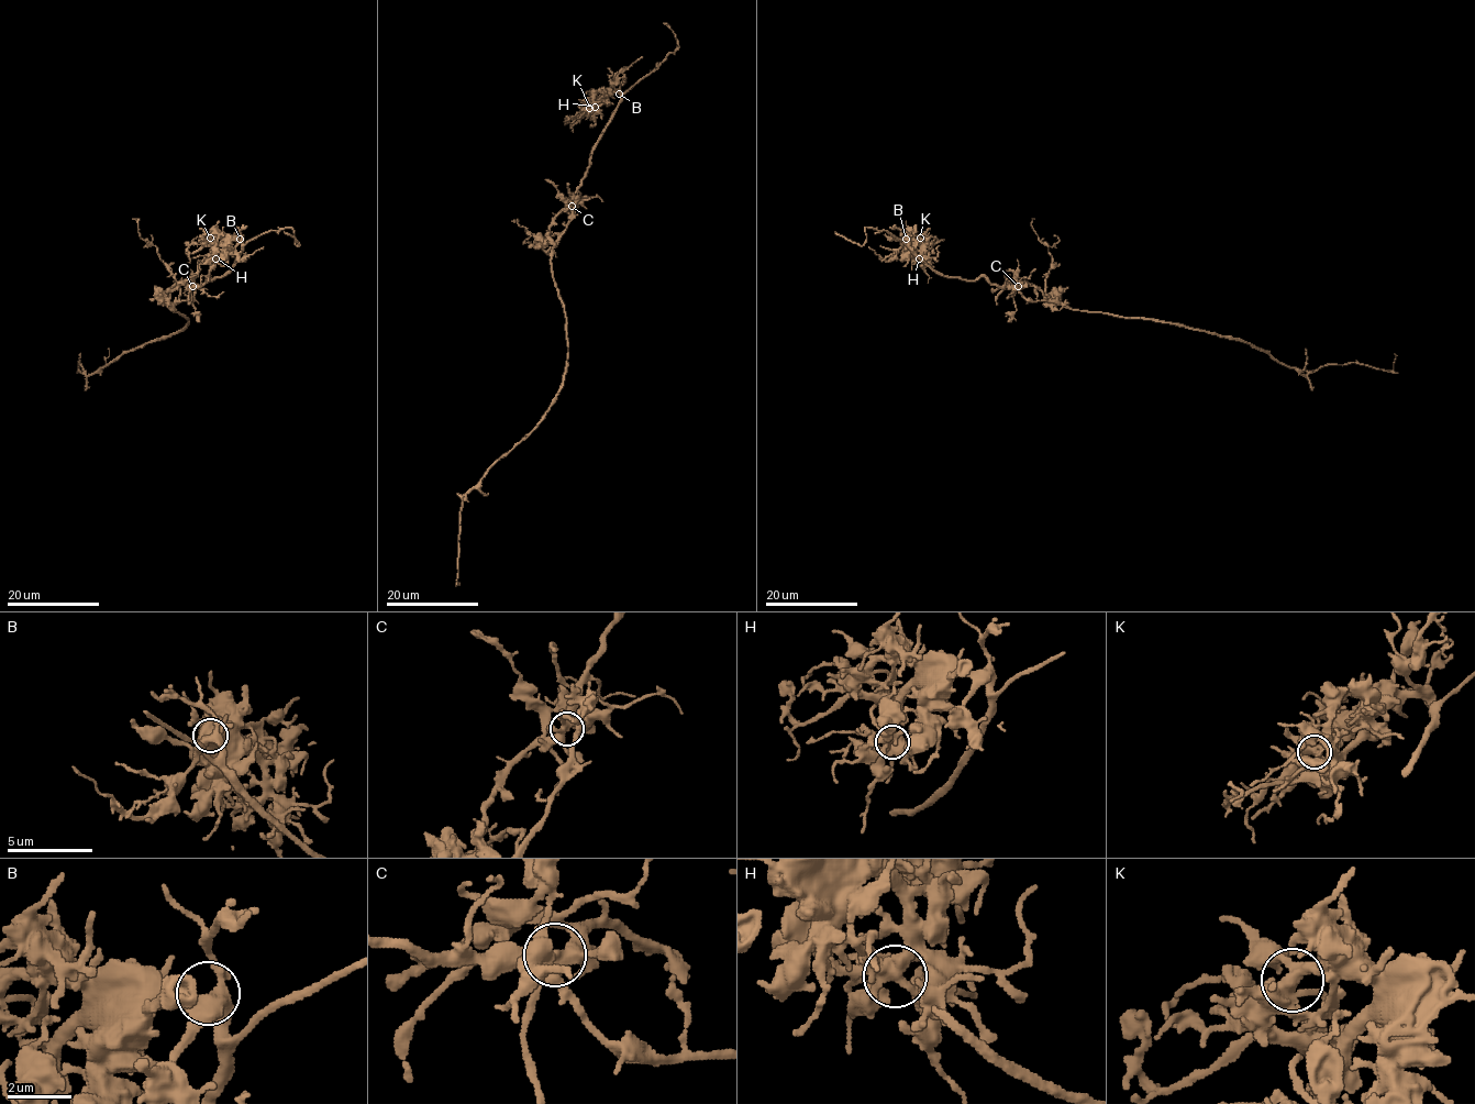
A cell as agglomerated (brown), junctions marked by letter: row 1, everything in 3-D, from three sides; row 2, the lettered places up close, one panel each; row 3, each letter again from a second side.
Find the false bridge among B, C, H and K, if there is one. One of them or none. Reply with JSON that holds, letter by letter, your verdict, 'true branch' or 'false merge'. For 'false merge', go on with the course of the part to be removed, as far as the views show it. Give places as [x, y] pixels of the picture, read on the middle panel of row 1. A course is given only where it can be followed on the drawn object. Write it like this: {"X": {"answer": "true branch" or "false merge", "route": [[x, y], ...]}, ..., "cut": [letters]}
{"B": {"answer": "true branch"}, "C": {"answer": "false merge", "route": [[572, 206], [551, 261], [568, 346], [561, 389], [535, 426], [466, 495], [459, 511], [459, 583]]}, "H": {"answer": "true branch"}, "K": {"answer": "true branch"}, "cut": ["C"]}

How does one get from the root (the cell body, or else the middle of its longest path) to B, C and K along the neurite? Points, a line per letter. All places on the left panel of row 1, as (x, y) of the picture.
B: (179, 312), (172, 309), (175, 302), (190, 301), (208, 276), (220, 278), (232, 267), (240, 239)
C: (179, 312), (172, 307), (175, 302), (193, 297), (192, 286)
K: (179, 312), (175, 302), (190, 301), (195, 287), (222, 276), (240, 254), (240, 240), (210, 238)

